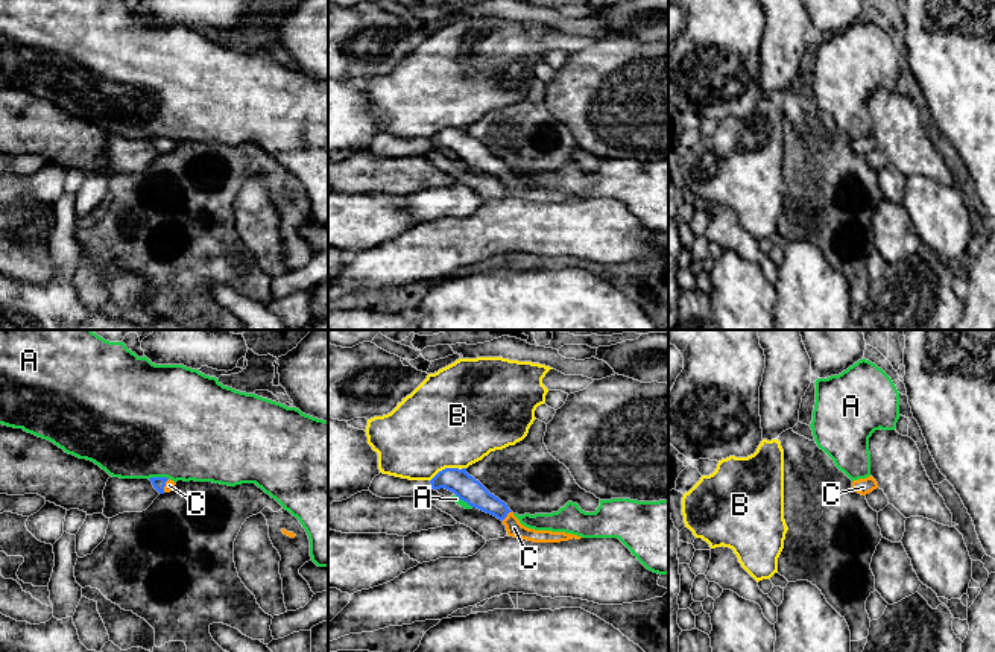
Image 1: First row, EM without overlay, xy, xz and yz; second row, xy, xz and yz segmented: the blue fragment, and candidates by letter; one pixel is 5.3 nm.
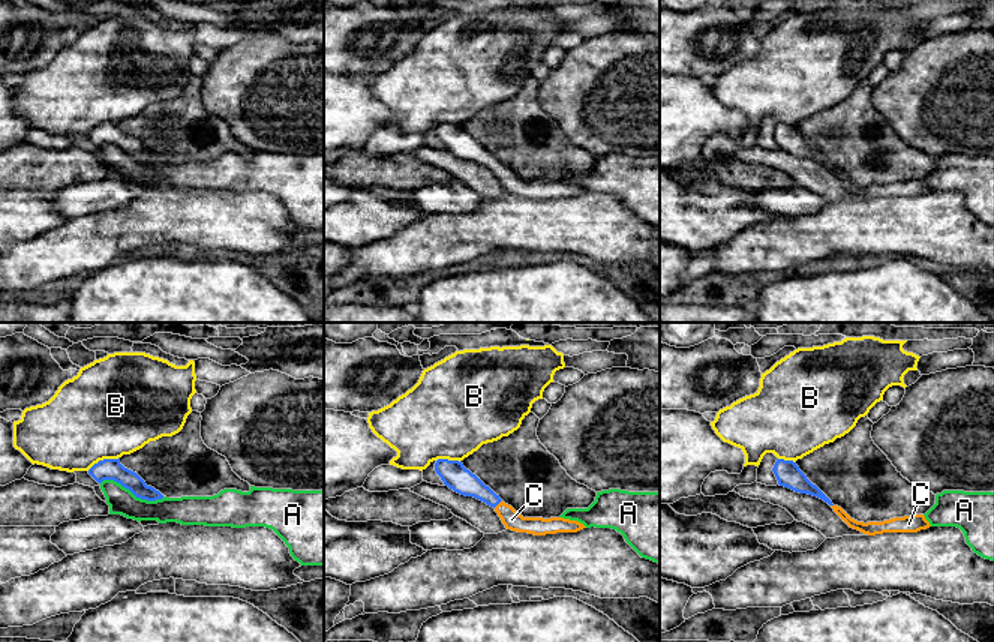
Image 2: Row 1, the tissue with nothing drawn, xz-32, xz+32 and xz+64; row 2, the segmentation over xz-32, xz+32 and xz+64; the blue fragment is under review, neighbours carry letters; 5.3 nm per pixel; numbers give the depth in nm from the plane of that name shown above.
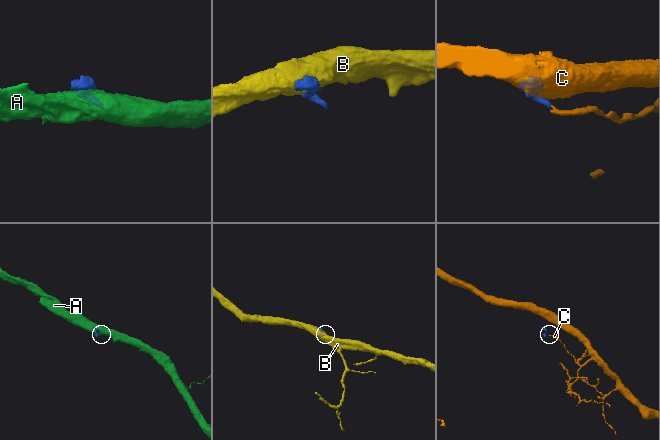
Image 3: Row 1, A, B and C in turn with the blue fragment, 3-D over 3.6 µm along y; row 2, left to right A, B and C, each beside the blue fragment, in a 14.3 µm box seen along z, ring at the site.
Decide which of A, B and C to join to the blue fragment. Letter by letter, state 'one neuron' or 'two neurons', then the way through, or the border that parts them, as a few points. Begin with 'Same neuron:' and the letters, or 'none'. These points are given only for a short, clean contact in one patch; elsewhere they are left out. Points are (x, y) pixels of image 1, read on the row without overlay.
Same neuron: C
A: two neurons
B: two neurons
C: one neuron; runs through xz (468, 149), (506, 175), (514, 187)

